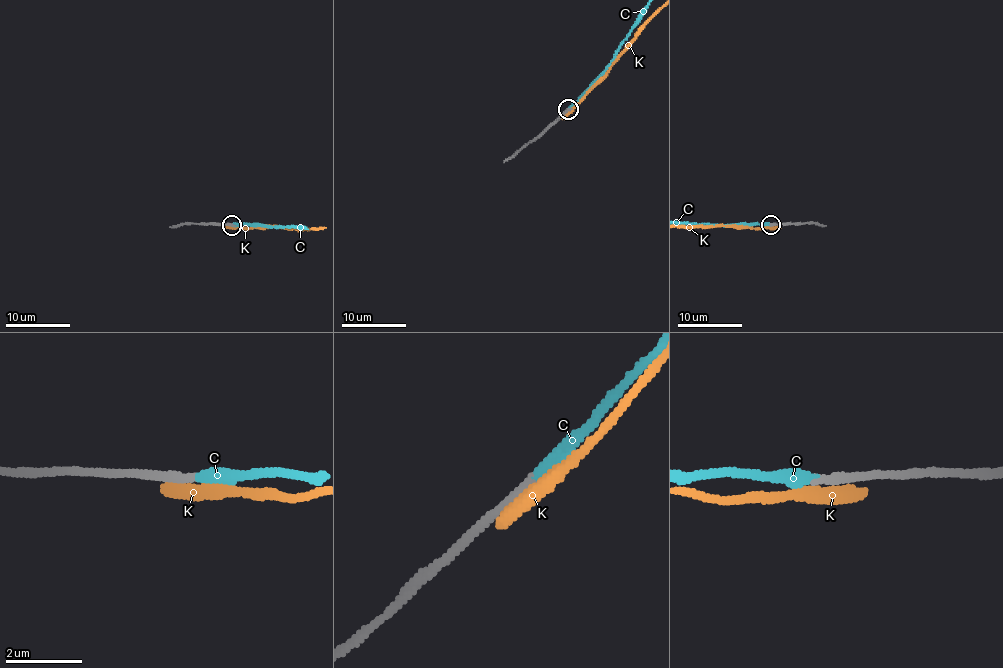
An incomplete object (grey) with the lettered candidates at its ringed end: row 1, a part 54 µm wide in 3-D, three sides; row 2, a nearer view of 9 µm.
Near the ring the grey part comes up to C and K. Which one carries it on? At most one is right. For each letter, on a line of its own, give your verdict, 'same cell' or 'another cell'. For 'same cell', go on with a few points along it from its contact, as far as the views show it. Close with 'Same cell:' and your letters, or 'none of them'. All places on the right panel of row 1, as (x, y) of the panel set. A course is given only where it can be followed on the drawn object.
C: same cell
K: another cell
Same cell: C

